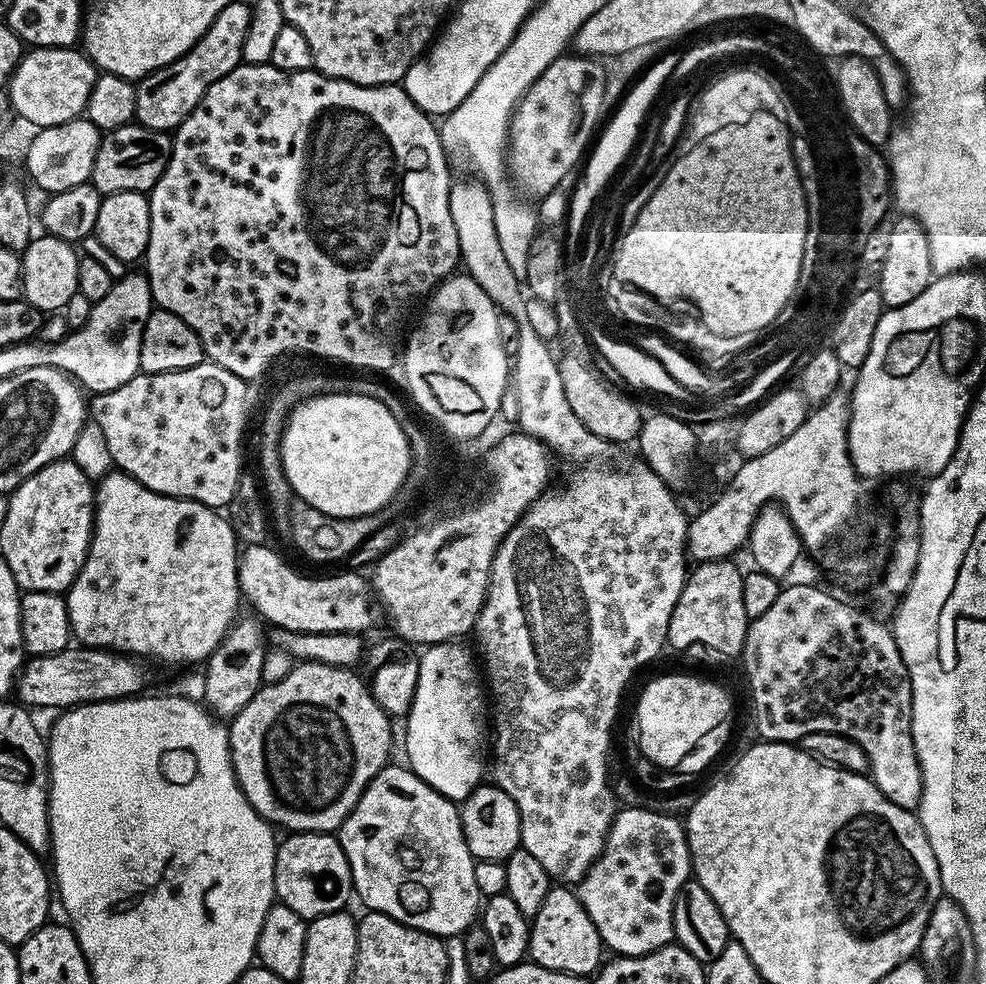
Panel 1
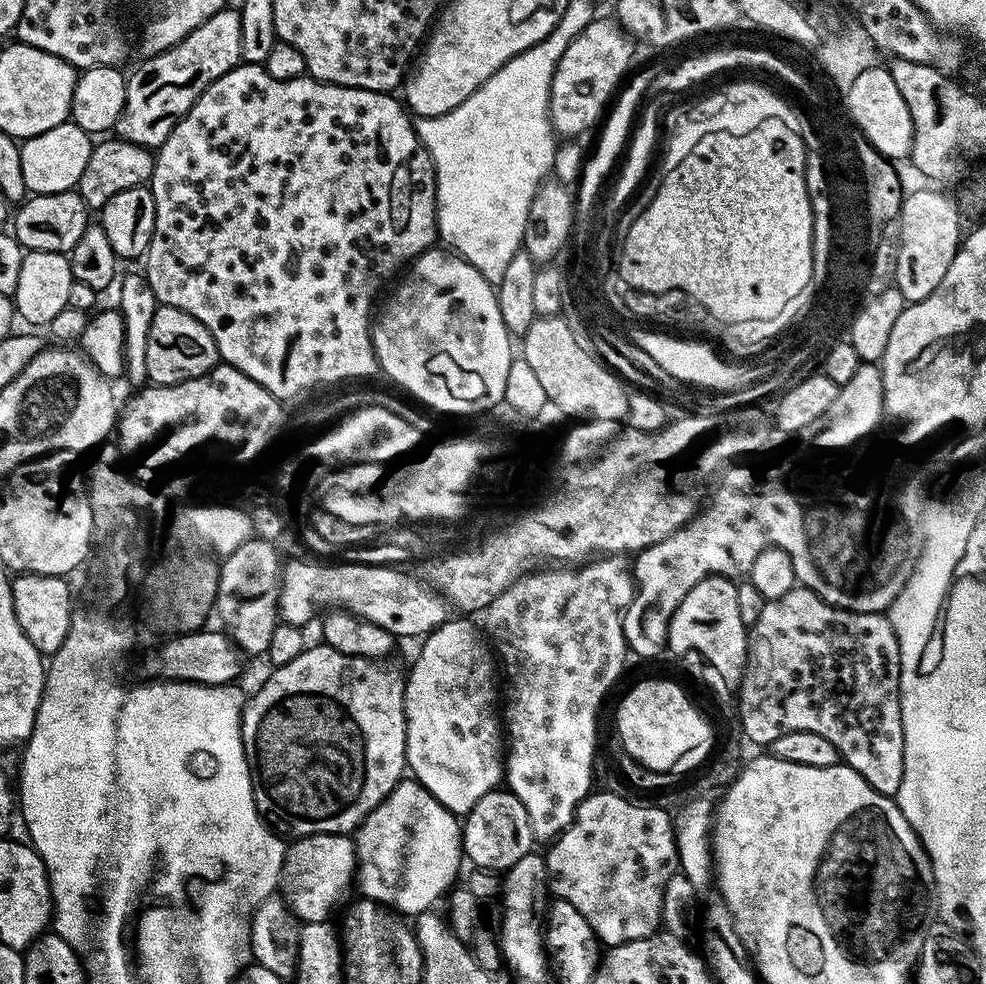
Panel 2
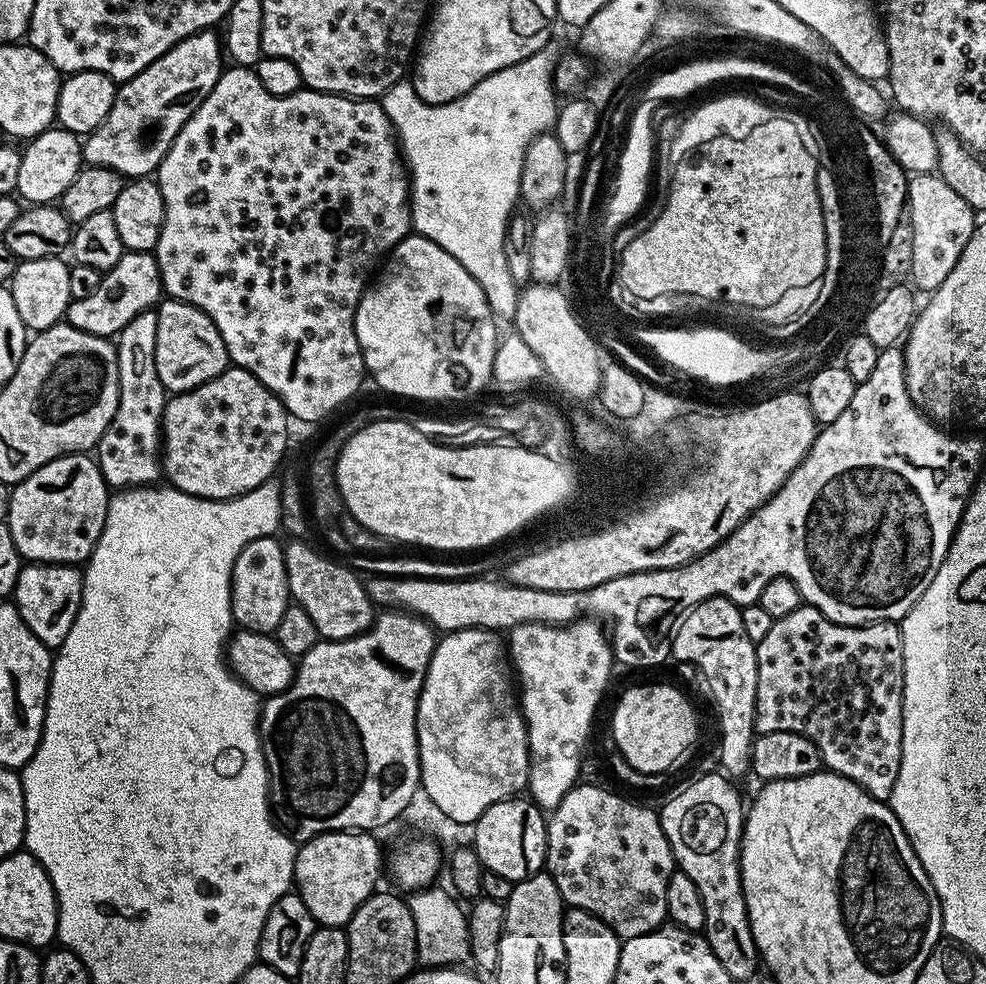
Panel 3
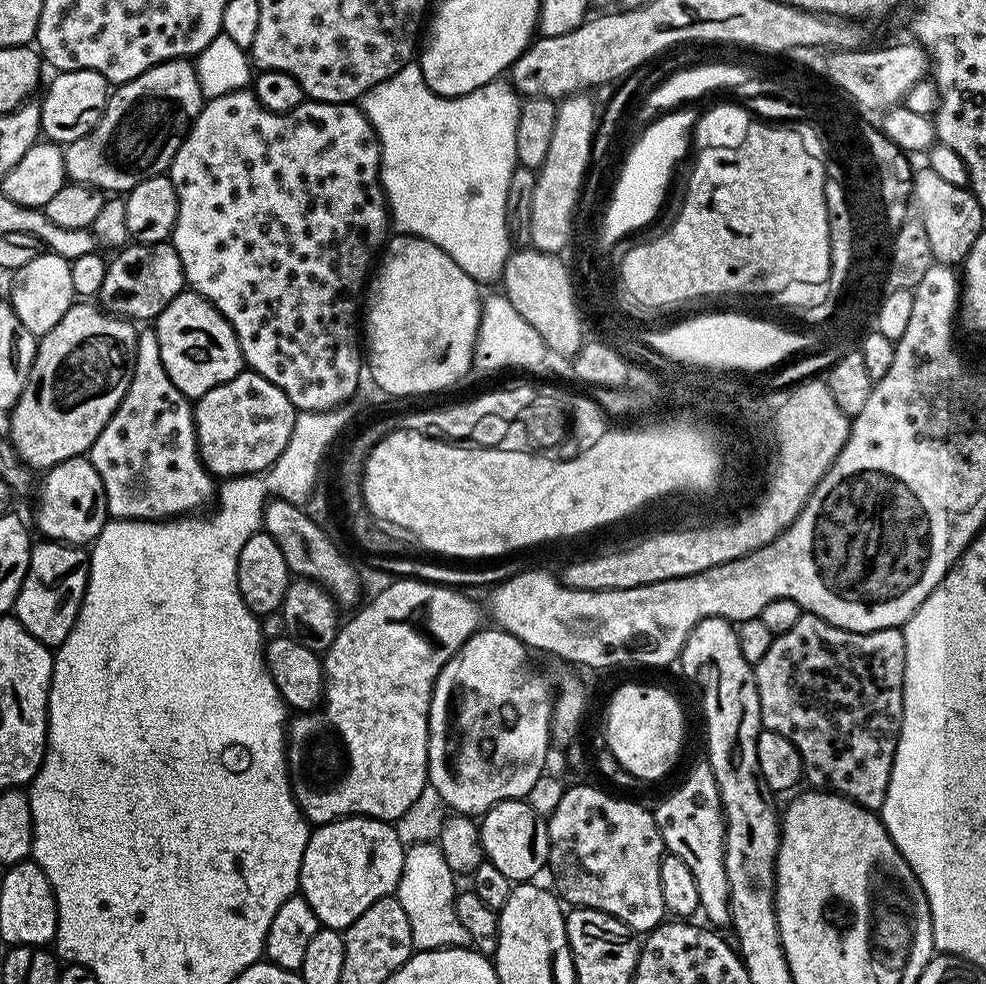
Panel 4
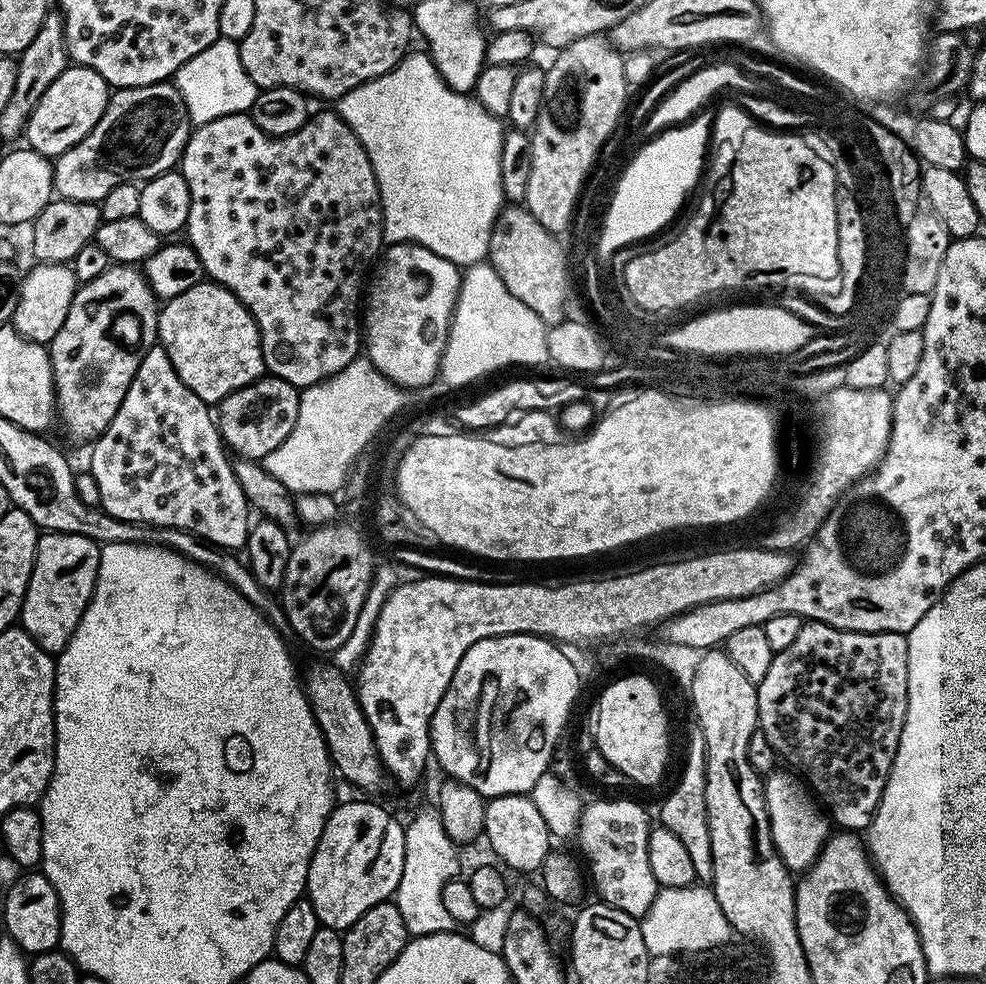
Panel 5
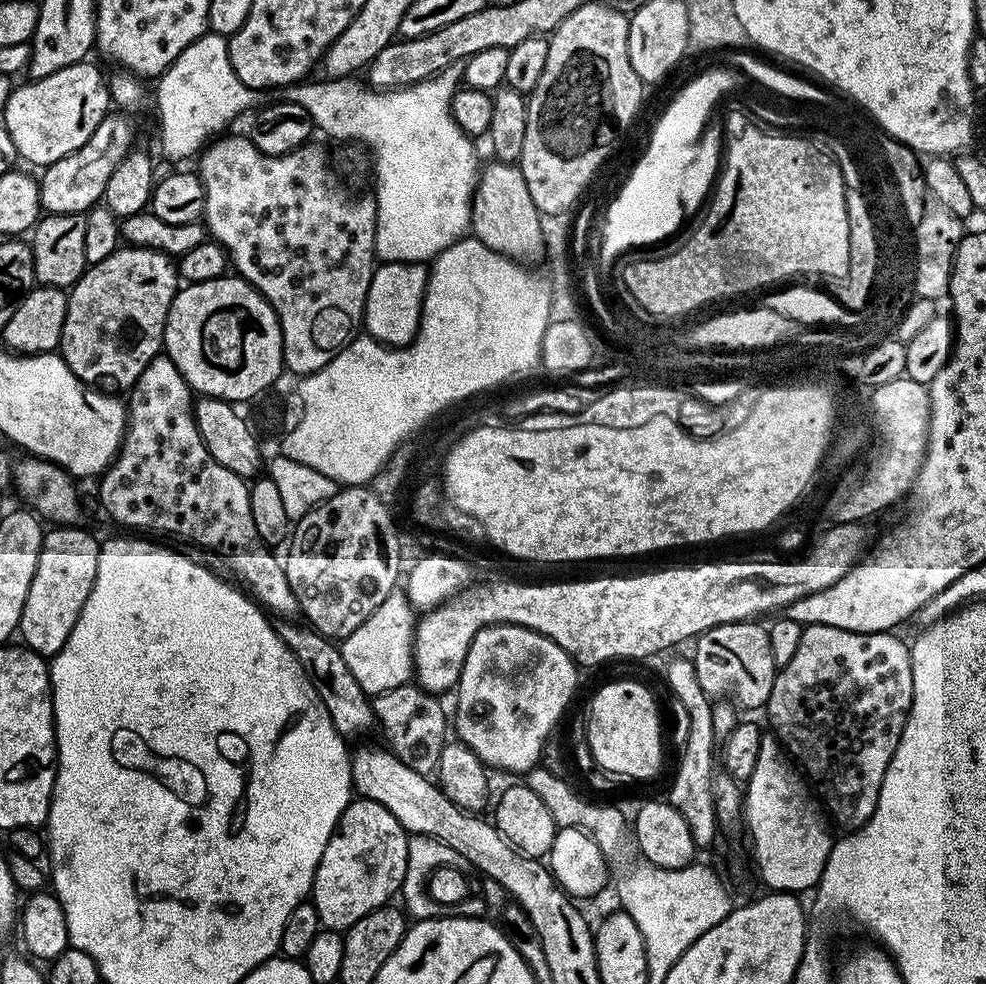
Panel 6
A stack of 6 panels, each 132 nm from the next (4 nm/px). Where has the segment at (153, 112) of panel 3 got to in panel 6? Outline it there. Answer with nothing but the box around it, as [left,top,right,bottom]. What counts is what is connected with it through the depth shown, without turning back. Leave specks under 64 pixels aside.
[39,114,136,216]

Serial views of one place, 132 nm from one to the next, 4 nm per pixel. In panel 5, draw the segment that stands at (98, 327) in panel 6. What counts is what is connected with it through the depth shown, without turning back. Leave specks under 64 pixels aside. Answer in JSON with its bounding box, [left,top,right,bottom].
[47,264,159,442]

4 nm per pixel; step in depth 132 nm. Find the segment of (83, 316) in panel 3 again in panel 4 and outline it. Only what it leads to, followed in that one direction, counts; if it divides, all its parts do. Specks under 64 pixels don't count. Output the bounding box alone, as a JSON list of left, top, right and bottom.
[98,242,185,322]

